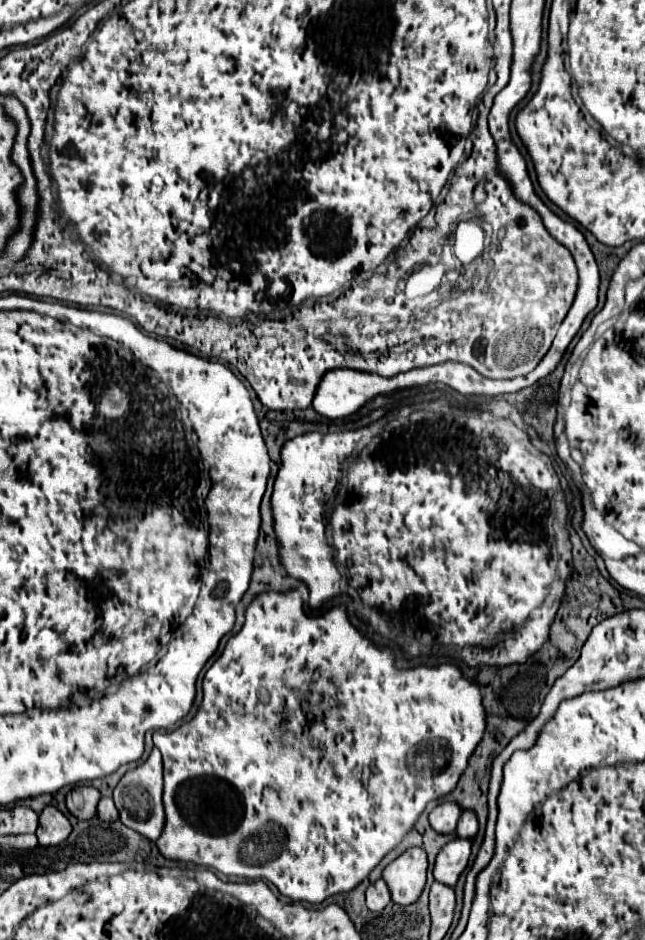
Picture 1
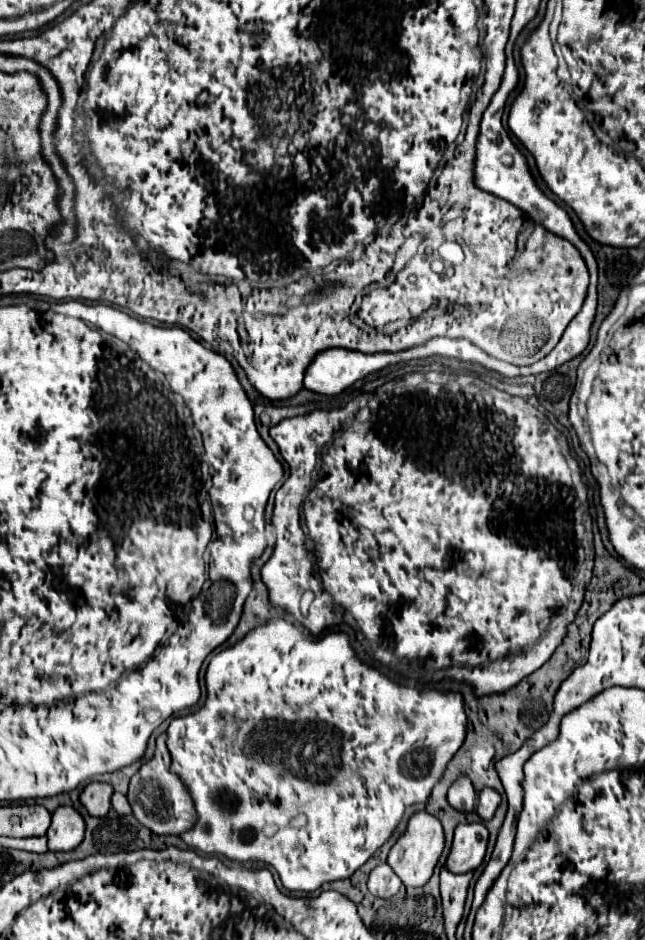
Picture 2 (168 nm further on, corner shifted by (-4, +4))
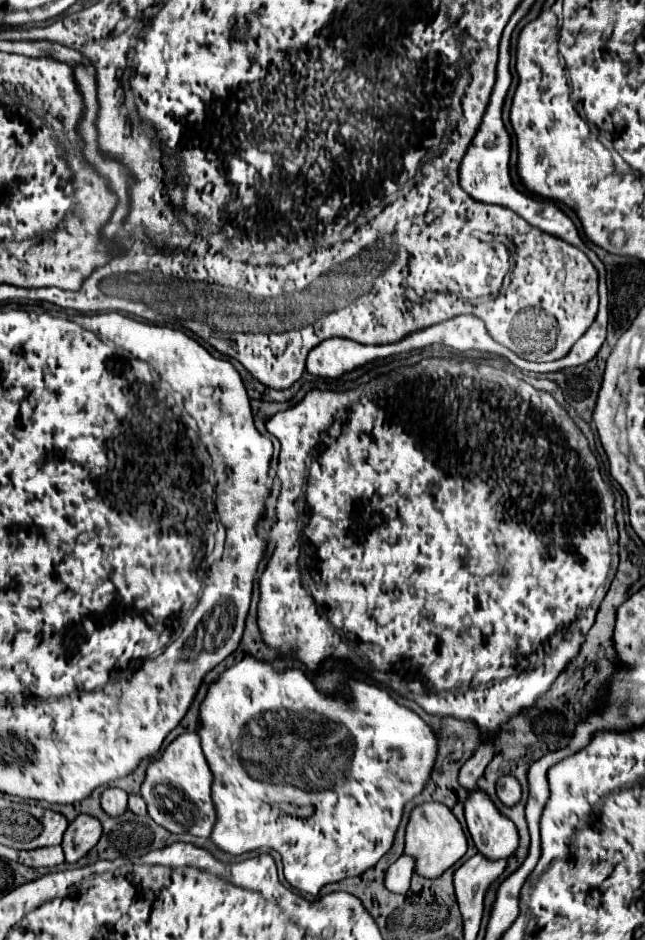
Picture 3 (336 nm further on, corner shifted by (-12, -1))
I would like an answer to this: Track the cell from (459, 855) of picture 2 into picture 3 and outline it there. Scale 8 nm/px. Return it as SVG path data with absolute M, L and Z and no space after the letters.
M482 789L468 791L464 815L478 851L488 859L504 859L518 849L520 837L516 825L498 811L490 795Z

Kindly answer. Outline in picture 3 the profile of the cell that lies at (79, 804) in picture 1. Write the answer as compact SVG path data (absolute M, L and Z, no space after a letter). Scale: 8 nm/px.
M110 787L102 793L102 809L106 813L110 813L112 817L122 815L126 811L126 805L128 805L128 793L126 791Z

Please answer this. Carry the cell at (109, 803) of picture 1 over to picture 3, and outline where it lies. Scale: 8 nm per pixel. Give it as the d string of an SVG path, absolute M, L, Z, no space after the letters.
M130 795L128 809L136 815L146 815L146 801L142 801L142 795Z

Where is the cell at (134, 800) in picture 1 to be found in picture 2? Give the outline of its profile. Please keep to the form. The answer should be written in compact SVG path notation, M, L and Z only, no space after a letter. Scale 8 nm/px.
M160 736L156 740L156 754L152 760L148 760L146 764L142 764L142 768L132 776L130 786L128 786L128 800L132 806L132 814L134 818L144 824L146 828L150 828L154 834L180 834L186 832L194 826L194 806L190 804L190 796L186 794L182 782L178 780L178 776L170 770L170 754L168 748L164 744L164 736Z

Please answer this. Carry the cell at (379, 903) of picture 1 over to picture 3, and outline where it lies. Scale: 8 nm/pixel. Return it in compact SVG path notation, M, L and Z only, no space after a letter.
M402 855L394 865L390 865L390 869L386 871L386 887L392 893L406 893L410 887L410 877L414 873L414 857L410 855Z

